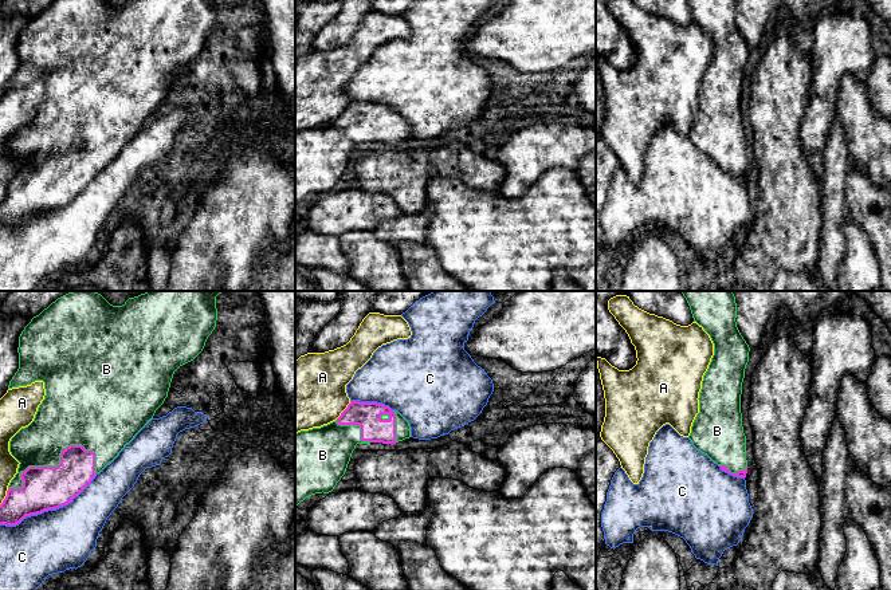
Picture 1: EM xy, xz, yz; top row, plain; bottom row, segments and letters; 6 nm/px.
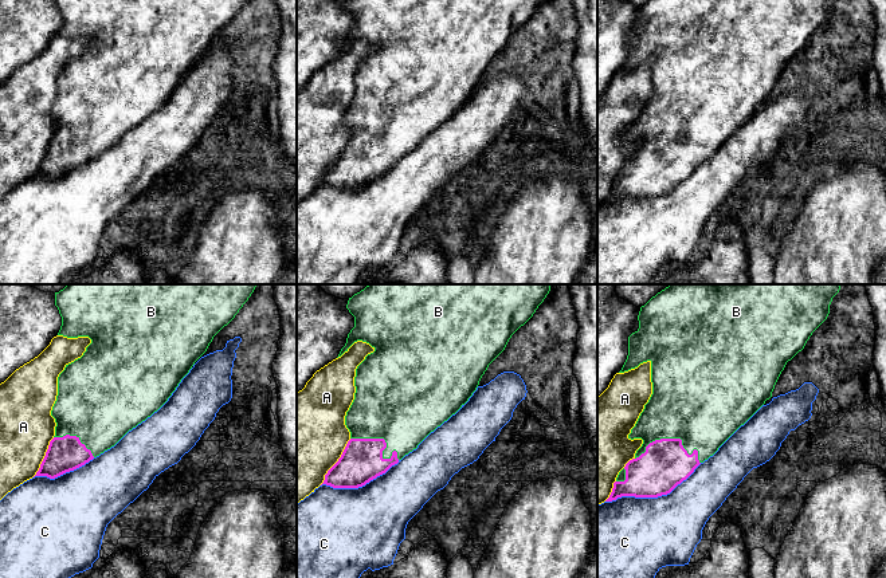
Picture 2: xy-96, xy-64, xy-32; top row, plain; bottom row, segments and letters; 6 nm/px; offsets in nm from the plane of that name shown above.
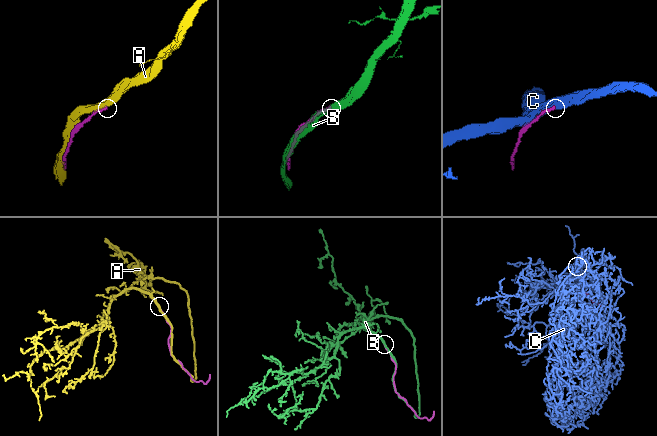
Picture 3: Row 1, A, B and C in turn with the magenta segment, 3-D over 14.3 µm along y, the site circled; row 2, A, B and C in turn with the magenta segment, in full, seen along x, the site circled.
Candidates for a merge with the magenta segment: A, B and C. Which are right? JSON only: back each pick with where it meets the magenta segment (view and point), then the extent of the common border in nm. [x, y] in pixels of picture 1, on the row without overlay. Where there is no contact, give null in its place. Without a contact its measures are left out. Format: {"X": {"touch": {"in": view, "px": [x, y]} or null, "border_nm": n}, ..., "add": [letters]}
{"B": {"touch": {"in": "xy", "px": [50, 166]}, "border_nm": 550}, "add": ["B"]}

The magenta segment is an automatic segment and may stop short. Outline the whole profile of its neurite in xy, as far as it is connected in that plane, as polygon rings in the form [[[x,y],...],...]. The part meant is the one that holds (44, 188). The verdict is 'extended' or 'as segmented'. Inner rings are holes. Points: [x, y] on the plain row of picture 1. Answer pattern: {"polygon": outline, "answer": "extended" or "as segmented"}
{"polygon": [[[55,0],[47,8],[44,8],[39,15],[34,16],[19,36],[19,47],[17,47],[19,68],[12,76],[12,79],[9,80],[8,88],[27,86],[35,80],[43,80],[46,95],[38,107],[34,121],[28,126],[21,127],[9,141],[9,152],[20,164],[17,168],[17,173],[15,174],[15,177],[11,180],[8,185],[7,196],[0,204],[0,224],[16,225],[25,216],[38,215],[48,209],[56,209],[59,206],[63,206],[71,202],[72,198],[78,196],[91,182],[95,174],[99,173],[107,164],[110,164],[118,156],[118,153],[125,148],[125,145],[129,143],[134,138],[134,135],[153,118],[156,110],[164,103],[165,98],[168,97],[168,91],[169,91],[174,71],[180,66],[193,60],[203,51],[208,36],[212,34],[212,31],[216,27],[216,20],[217,20],[216,0],[126,0],[122,5],[113,5],[107,0]]], "answer": "extended"}

